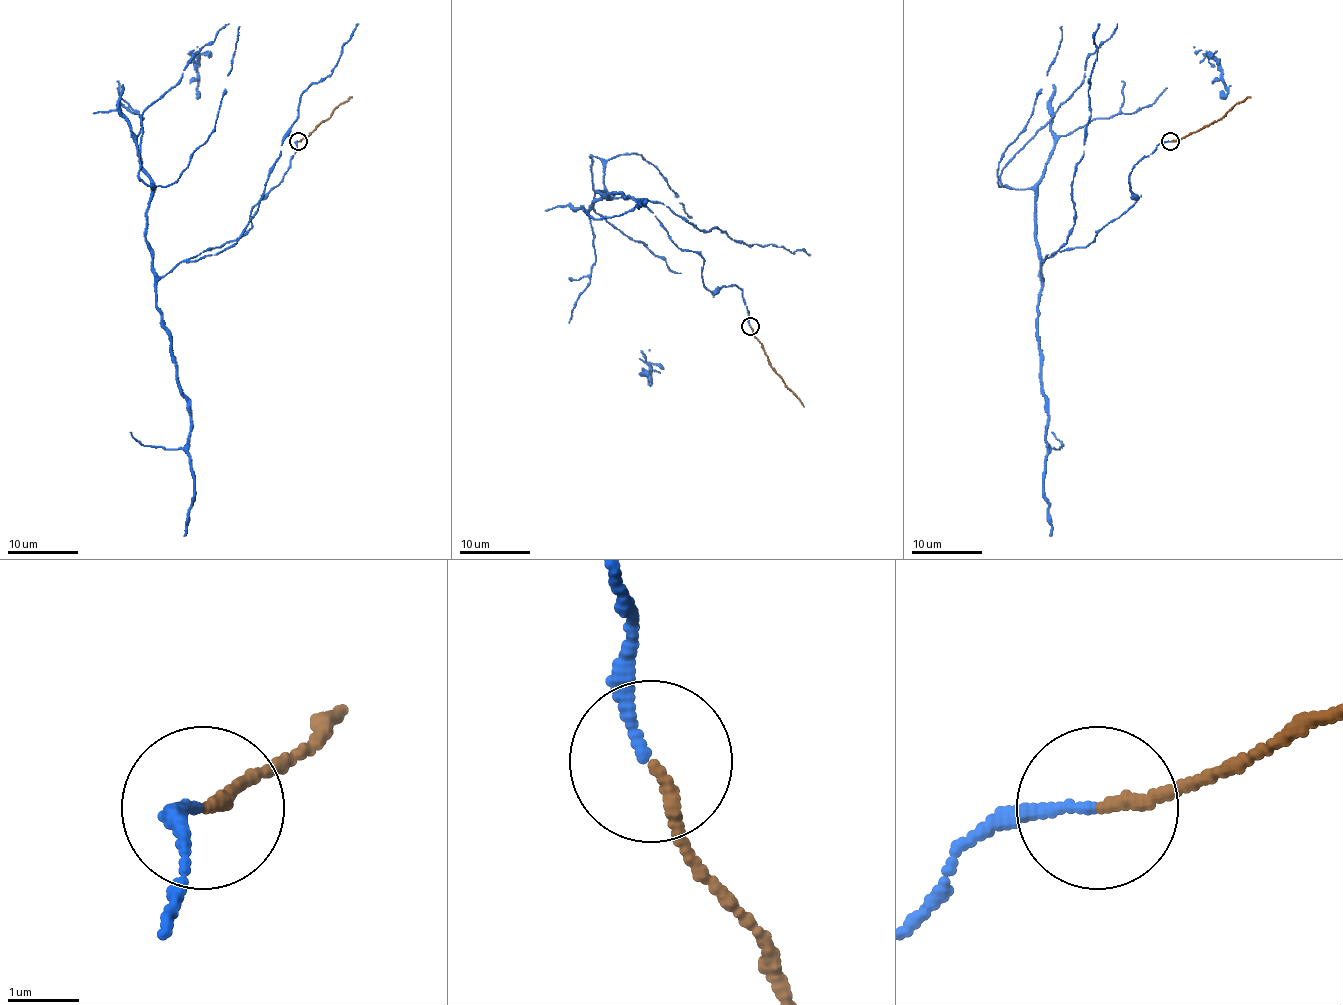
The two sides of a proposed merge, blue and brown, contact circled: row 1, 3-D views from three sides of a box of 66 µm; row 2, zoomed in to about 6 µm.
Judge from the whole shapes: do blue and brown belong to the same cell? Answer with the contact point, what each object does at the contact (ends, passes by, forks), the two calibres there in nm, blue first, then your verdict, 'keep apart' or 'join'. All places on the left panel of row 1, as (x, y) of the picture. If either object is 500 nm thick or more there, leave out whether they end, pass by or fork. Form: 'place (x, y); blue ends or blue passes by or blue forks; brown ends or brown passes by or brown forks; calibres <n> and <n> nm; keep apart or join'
place (298, 141); blue ends; brown ends; calibres 160 and 160 nm; join

